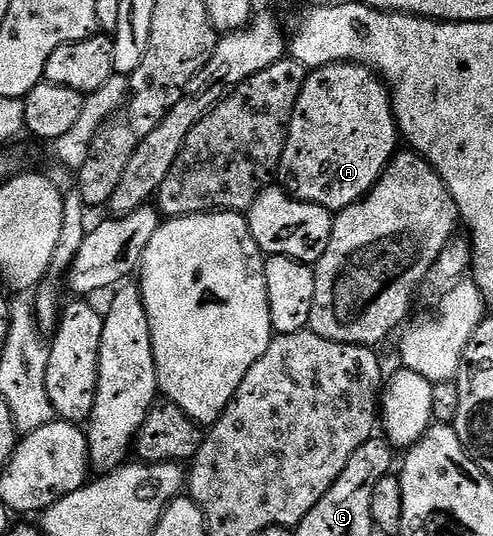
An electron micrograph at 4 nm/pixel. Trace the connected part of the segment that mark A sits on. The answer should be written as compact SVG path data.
M351 63L323 65L321 69L314 69L309 72L306 83L298 95L298 103L294 107L292 122L288 124L288 136L284 139L284 153L280 157L280 173L282 178L284 177L284 182L282 182L283 188L291 193L293 197L297 197L299 201L321 205L321 207L329 211L339 211L350 207L355 201L360 200L361 197L367 197L368 192L376 186L378 179L384 173L384 168L389 165L398 152L396 141L398 142L396 116L392 114L390 94L380 78L372 70L366 68L365 65L354 65Z

